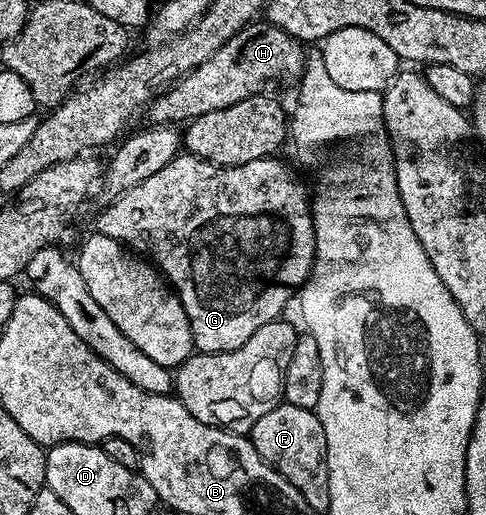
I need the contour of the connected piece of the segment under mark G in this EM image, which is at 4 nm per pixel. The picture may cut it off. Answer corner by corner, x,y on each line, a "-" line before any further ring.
179,155
168,163
168,167
160,167
156,175
144,179
144,183
136,183
136,187
129,189
109,202
110,206
99,215
99,226
108,227
109,232
117,237
123,245
129,247
135,254
145,255
169,282
179,299
182,300
184,311
188,315
188,323
192,327
193,348
199,353
223,353
236,351
236,347
244,347
264,323
272,323
283,316
290,296
297,294
310,278
310,270
314,267
314,252
316,239
314,238
314,214
312,212
312,193
306,190
306,185
285,165
278,161
277,156
256,159
252,163
243,165
213,165
211,161
201,161
193,155

